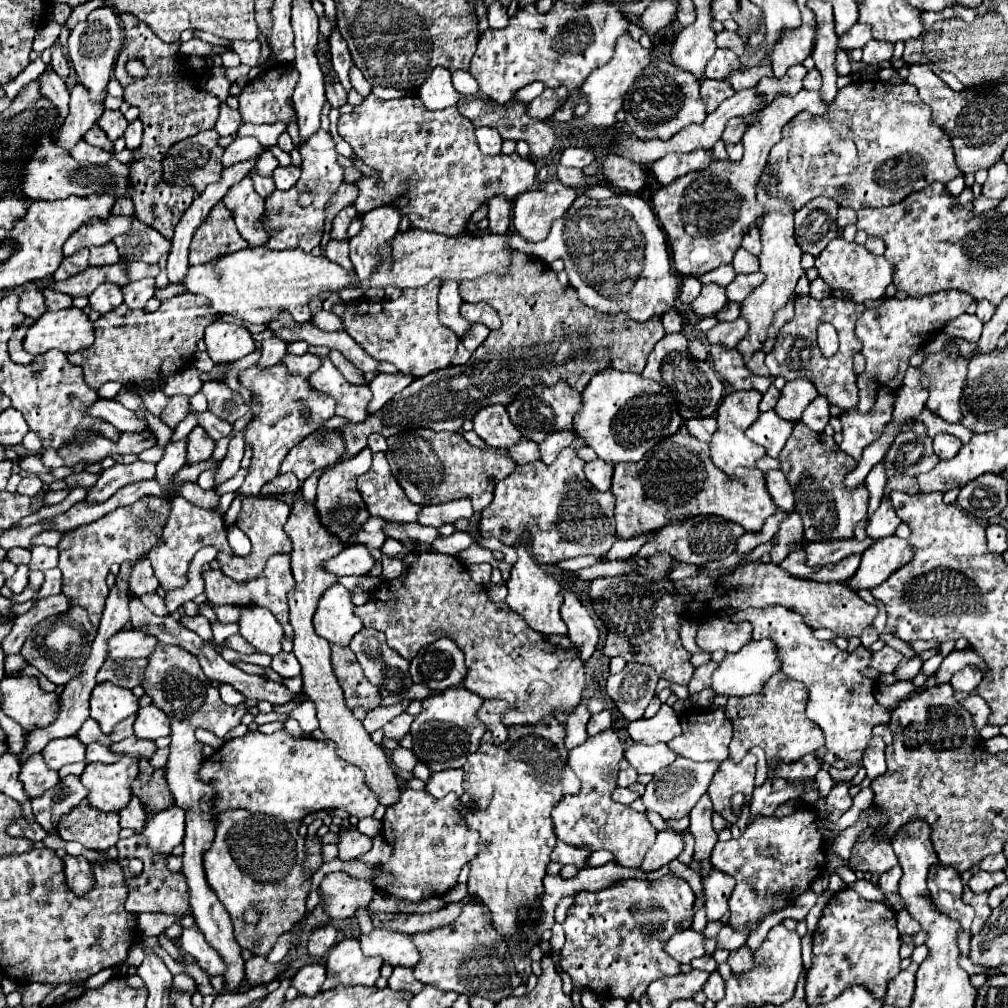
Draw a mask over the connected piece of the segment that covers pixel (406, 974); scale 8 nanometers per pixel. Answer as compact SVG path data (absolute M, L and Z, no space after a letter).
M396 966L390 980L388 980L388 988L392 988L392 990L408 990L408 992L416 994L416 992L420 992L424 988L424 984L420 984L414 978L414 968Z

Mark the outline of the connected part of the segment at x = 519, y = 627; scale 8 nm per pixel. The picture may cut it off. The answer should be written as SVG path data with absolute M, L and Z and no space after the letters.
M424 550L418 556L408 554L404 562L410 566L406 566L400 578L382 582L378 588L370 592L368 602L356 608L356 614L362 618L364 626L382 630L386 634L388 644L400 656L412 660L422 646L434 640L432 632L442 628L448 634L448 638L452 638L466 656L468 674L464 678L464 686L482 698L500 698L510 704L508 712L502 718L506 726L520 726L520 724L532 726L538 724L548 714L572 712L576 704L580 704L586 690L586 670L576 650L556 648L546 640L542 640L538 632L528 630L524 618L516 616L516 612L512 612L506 602L492 602L486 596L486 588L476 584L470 578L468 568L454 556Z

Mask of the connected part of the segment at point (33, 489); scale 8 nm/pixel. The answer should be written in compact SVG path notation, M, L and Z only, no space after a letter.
M30 476L30 478L22 478L22 482L18 484L18 492L20 494L28 494L34 496L36 492L42 490L42 480L38 476Z

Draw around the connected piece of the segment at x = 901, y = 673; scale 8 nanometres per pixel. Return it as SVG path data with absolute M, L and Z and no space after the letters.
M912 656L912 658L902 658L900 666L896 668L896 678L898 680L912 680L922 668L922 660L918 656Z

